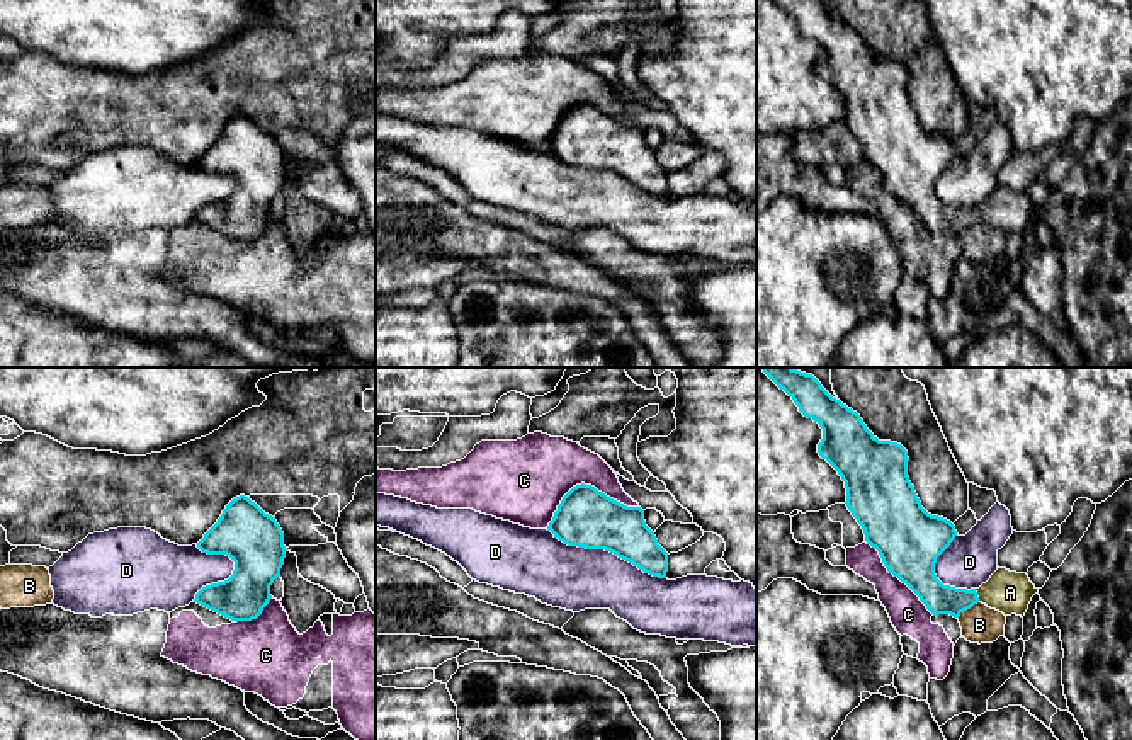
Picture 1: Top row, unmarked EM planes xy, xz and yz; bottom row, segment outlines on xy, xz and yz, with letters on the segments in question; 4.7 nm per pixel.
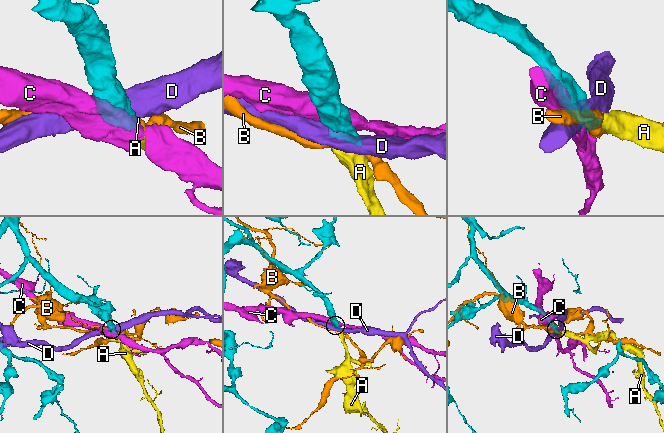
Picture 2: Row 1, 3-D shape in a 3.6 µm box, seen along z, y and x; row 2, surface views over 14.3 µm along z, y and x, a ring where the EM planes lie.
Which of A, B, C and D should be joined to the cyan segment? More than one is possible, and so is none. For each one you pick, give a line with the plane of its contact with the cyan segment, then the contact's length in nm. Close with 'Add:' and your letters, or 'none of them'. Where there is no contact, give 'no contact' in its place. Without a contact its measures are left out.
A: contact in yz; length 70 nm
Add: A

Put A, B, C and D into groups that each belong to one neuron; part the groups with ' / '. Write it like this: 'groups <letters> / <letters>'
groups A / B / C / D

